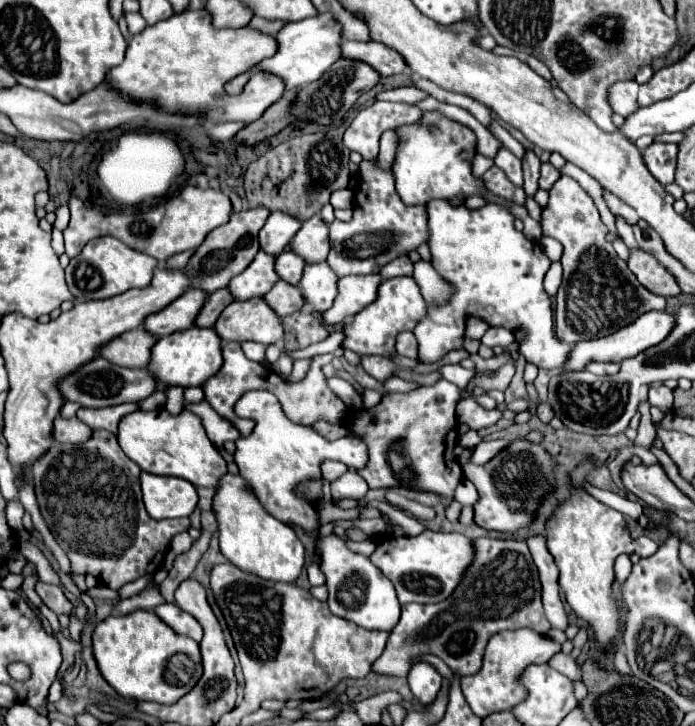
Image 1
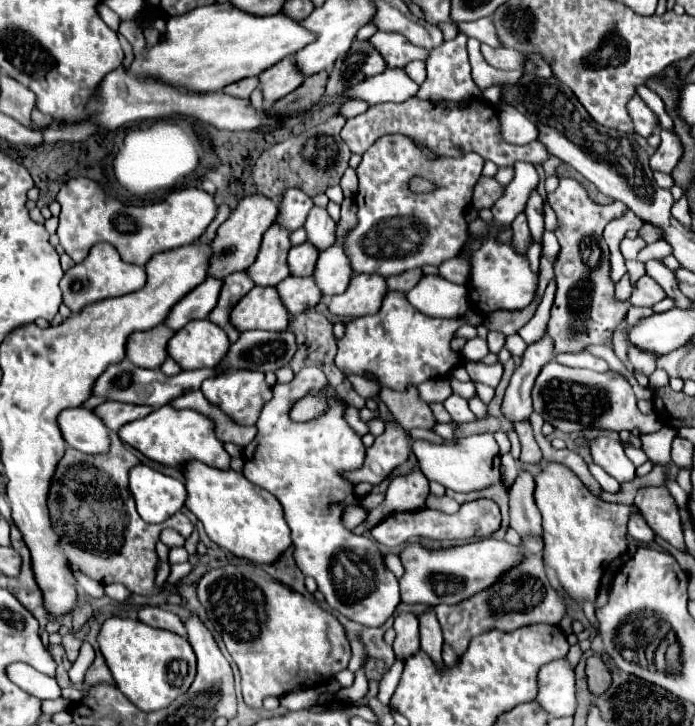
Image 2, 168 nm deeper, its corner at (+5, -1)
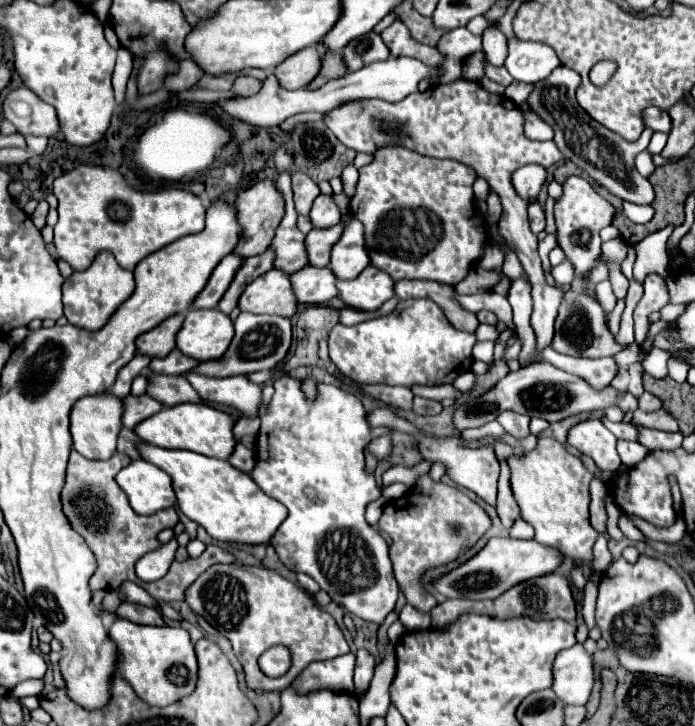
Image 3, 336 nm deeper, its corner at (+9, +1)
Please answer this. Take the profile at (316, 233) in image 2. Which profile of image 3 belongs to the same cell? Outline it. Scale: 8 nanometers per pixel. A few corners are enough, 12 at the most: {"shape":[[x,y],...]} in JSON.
{"shape":[[318,196],[310,210],[314,228],[332,228],[342,218],[332,196]]}

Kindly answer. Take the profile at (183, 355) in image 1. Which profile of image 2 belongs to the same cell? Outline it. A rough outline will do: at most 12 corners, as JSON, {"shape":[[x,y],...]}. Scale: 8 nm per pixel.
{"shape":[[192,320],[168,342],[182,370],[216,368],[230,340]]}

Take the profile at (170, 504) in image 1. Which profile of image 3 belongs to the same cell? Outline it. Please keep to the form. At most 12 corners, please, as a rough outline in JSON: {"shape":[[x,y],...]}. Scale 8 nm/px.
{"shape":[[146,460],[130,462],[116,482],[136,514],[176,504],[170,476]]}

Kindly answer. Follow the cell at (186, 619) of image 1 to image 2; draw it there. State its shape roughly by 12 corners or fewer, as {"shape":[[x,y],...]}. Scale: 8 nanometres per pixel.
{"shape":[[144,606],[136,618],[144,624],[186,636],[182,620],[164,608]]}

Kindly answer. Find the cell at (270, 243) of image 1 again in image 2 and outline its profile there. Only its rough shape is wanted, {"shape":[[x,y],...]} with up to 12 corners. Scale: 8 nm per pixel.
{"shape":[[298,188],[284,192],[280,220],[304,226],[314,202]]}

